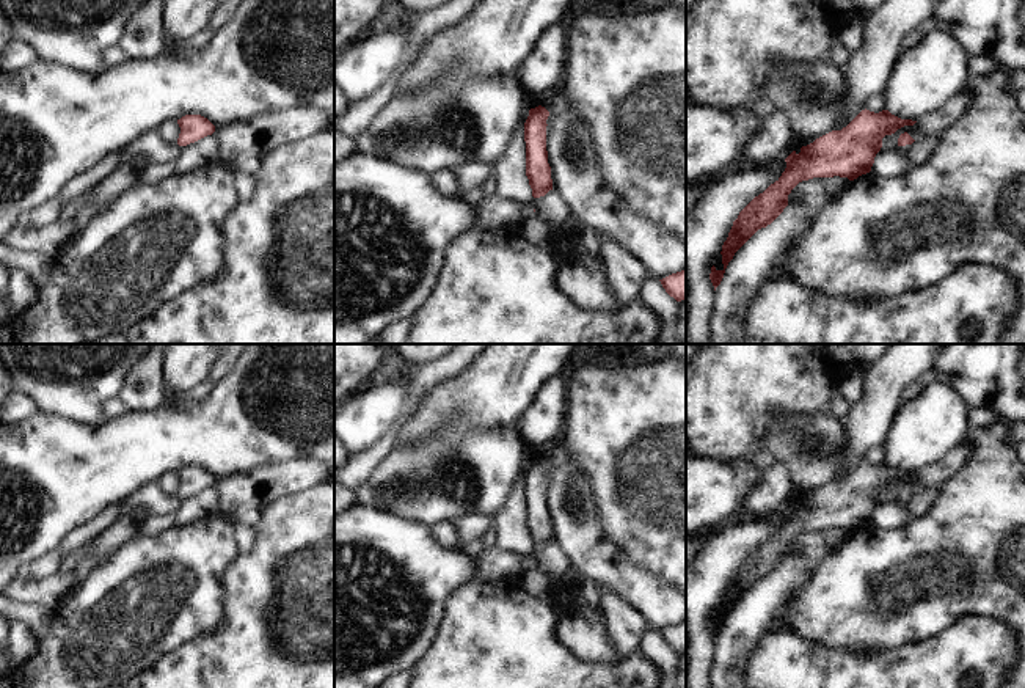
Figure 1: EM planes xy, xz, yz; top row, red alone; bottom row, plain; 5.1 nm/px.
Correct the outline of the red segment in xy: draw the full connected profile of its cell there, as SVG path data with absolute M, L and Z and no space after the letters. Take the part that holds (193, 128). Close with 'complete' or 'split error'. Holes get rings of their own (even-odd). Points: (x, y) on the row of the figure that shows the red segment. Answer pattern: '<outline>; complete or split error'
M185 115L177 119L181 134L176 143L165 143L155 129L135 137L121 149L118 167L127 165L135 159L149 160L152 165L174 162L181 149L215 132L215 126L201 115Z; split error

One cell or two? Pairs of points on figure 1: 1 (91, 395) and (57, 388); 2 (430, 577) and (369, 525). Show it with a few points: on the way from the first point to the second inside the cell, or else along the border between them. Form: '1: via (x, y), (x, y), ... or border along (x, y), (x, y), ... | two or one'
1: via (83, 388), (65, 388) | one
2: via (415, 570), (385, 541) | one

